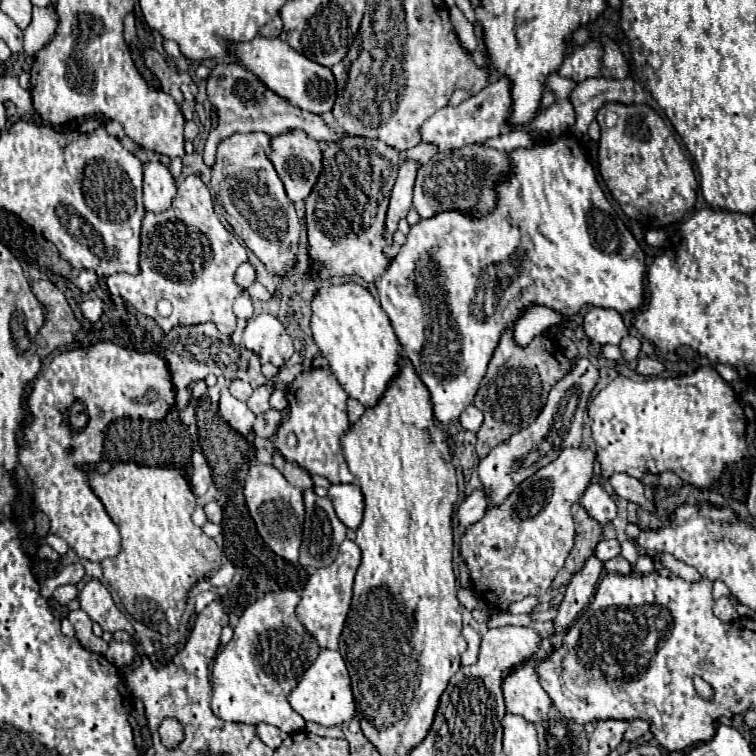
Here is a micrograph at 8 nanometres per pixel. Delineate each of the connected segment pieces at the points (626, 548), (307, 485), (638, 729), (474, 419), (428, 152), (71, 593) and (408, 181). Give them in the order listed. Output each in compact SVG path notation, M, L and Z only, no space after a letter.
M624 541L622 543L622 553L620 553L630 565L634 565L636 563L636 559L638 559L638 549L636 549L636 545L634 545L634 541Z
M280 453L274 455L274 465L276 469L280 469L280 473L298 489L312 489L314 483L312 483L312 477L308 475L308 471L304 471L300 465L296 463L288 463L284 461L284 457Z
M634 719L634 721L630 723L630 727L628 727L628 731L624 733L624 739L626 739L626 741L636 741L636 739L640 739L646 731L648 731L648 723L644 723L642 719Z
M474 405L466 407L466 409L462 411L462 415L460 415L460 423L462 423L462 427L468 429L468 431L478 431L480 425L482 425L482 419L484 419L482 413L480 413Z
M420 143L420 145L412 147L412 149L400 151L400 163L406 161L406 159L412 159L412 161L416 161L418 165L424 165L424 163L428 163L428 161L432 159L432 155L436 155L436 153L438 153L436 147L428 147L428 143Z
M62 585L62 587L58 587L58 589L54 591L54 599L56 599L58 603L62 603L62 605L68 605L76 595L78 595L76 585Z
M402 163L396 183L392 187L392 195L390 195L390 205L388 205L388 213L386 213L386 239L392 241L392 233L398 229L398 221L402 217L408 215L410 207L412 207L412 187L414 187L414 179L416 179L416 163Z

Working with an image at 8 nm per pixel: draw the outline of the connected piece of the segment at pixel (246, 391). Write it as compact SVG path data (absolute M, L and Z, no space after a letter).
M236 379L236 381L232 381L232 385L230 385L230 393L232 393L236 399L246 401L246 399L252 395L252 387L250 387L250 383Z

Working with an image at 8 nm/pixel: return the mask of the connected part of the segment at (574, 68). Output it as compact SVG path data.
M598 39L588 41L586 45L576 47L560 65L558 75L572 81L584 81L588 77L598 77L602 71L602 43Z

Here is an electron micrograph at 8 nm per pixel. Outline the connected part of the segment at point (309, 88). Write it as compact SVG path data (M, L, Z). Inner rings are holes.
M256 35L248 43L234 45L234 53L238 55L240 63L248 67L248 71L252 71L268 89L276 91L280 97L288 99L292 105L300 107L302 111L310 111L316 115L332 111L332 105L336 101L336 81L332 71L296 53L286 41L264 39L262 35Z

